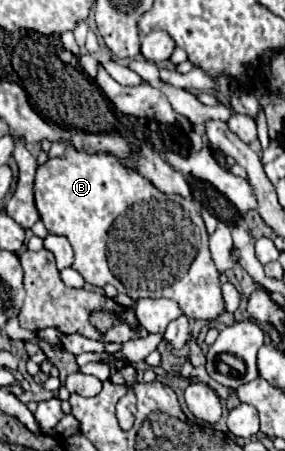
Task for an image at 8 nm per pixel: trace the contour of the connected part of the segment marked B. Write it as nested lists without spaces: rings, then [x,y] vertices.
[[[66,148],[62,158],[48,160],[38,168],[34,196],[44,226],[70,240],[74,248],[72,268],[78,270],[88,284],[100,288],[112,284],[120,294],[128,294],[134,300],[170,298],[178,302],[184,316],[196,320],[218,320],[226,312],[218,280],[220,274],[210,258],[208,234],[194,200],[164,196],[164,192],[152,188],[150,180],[114,156],[88,156],[74,148]]]

